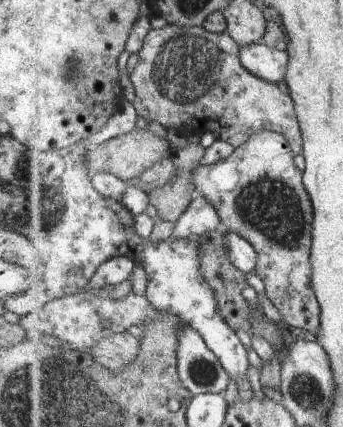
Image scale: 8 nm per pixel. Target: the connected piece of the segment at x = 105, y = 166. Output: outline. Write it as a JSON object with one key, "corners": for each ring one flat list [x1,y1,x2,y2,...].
{"corners":[[135,129,129,134,118,136,99,146,94,146,92,151,87,154,86,160,87,166,91,168,92,177,99,173,113,173,121,180,127,181,140,178,144,172,171,154,171,144,165,137,156,136,147,129]]}

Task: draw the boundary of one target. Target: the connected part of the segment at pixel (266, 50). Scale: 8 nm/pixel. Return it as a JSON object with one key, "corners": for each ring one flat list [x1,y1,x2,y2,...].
{"corners":[[261,42,240,47,240,59,249,72,270,83,285,80,290,63,287,51,271,48]]}

